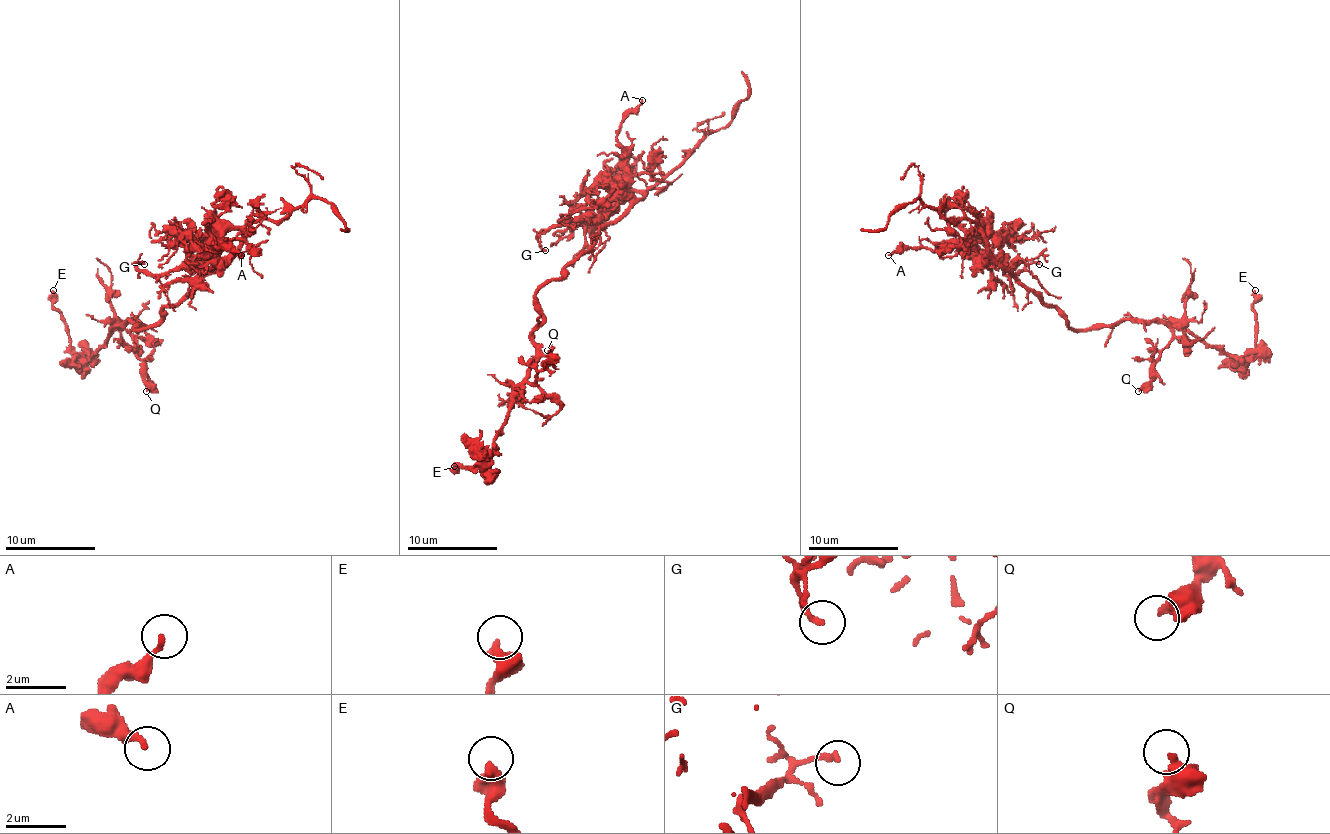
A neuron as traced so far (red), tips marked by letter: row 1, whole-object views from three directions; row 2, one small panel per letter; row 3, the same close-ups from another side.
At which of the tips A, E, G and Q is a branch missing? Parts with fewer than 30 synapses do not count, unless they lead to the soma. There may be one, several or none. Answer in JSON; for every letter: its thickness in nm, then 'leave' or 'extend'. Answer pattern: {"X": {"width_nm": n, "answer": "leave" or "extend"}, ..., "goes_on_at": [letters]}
{"A": {"width_nm": 170, "answer": "leave"}, "E": {"width_nm": 440, "answer": "leave"}, "G": {"width_nm": 200, "answer": "leave"}, "Q": {"width_nm": 400, "answer": "leave"}, "goes_on_at": []}

